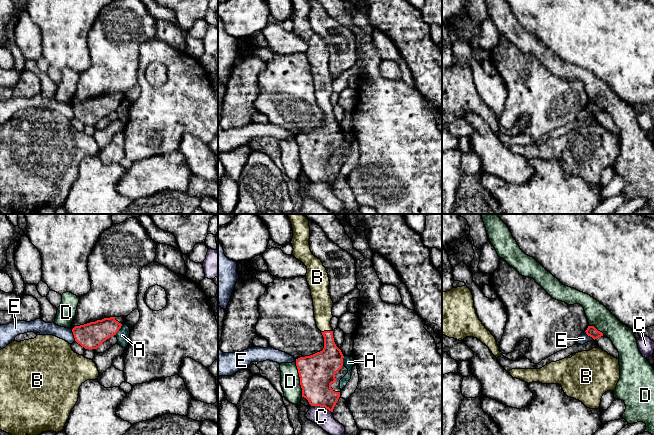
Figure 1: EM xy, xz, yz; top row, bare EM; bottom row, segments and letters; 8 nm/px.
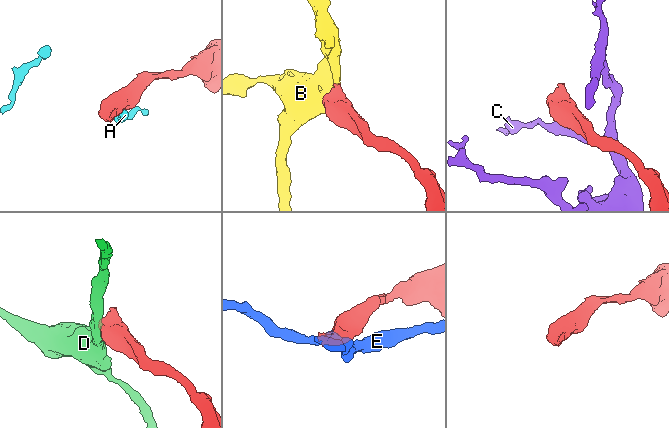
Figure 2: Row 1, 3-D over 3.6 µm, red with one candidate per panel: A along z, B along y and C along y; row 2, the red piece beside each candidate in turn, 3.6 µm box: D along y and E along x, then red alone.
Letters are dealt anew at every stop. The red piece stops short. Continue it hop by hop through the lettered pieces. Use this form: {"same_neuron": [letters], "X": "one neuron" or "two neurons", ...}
{"same_neuron": ["B"], "A": "two neurons", "B": "one neuron", "C": "two neurons", "D": "two neurons", "E": "two neurons"}

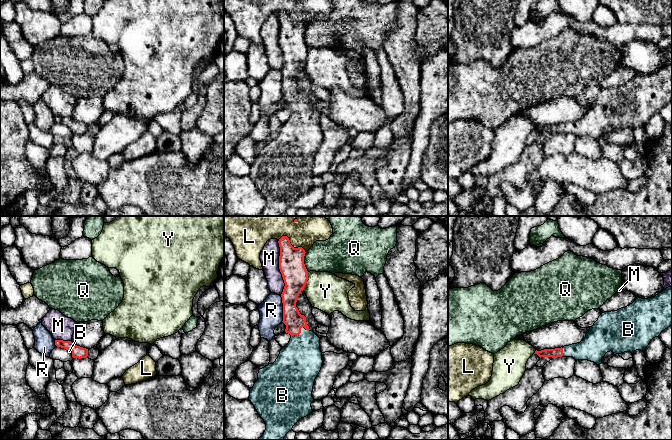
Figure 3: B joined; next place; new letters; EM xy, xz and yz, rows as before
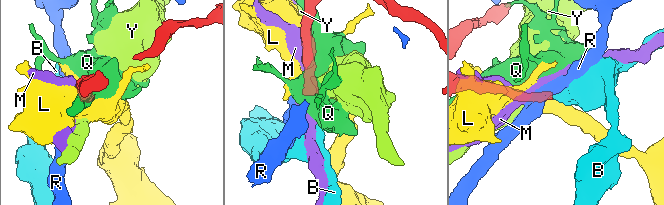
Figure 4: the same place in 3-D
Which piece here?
{"same_neuron": ["B"], "B": "one neuron", "L": "two neurons", "M": "two neurons", "Q": "two neurons", "R": "two neurons", "Y": "two neurons"}

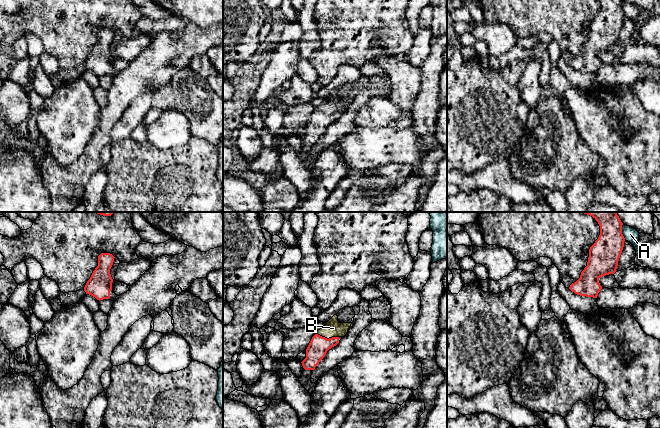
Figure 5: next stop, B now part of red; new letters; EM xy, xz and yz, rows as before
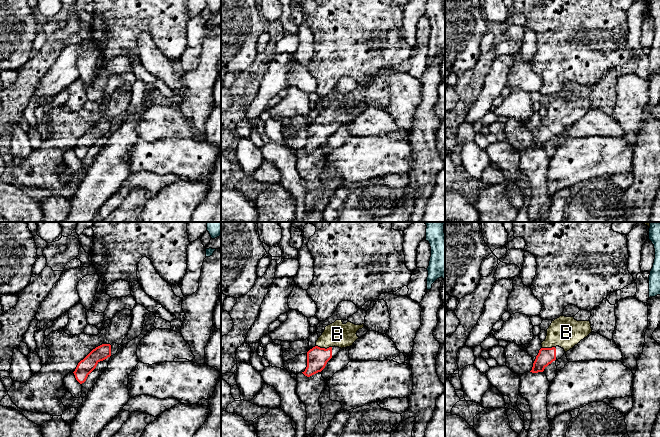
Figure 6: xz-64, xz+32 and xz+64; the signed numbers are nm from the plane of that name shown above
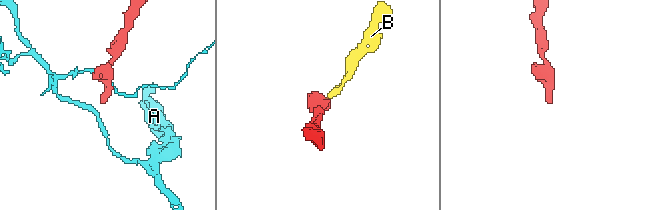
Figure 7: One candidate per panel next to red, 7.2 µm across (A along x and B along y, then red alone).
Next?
{"same_neuron": ["B"], "A": "two neurons", "B": "one neuron"}

